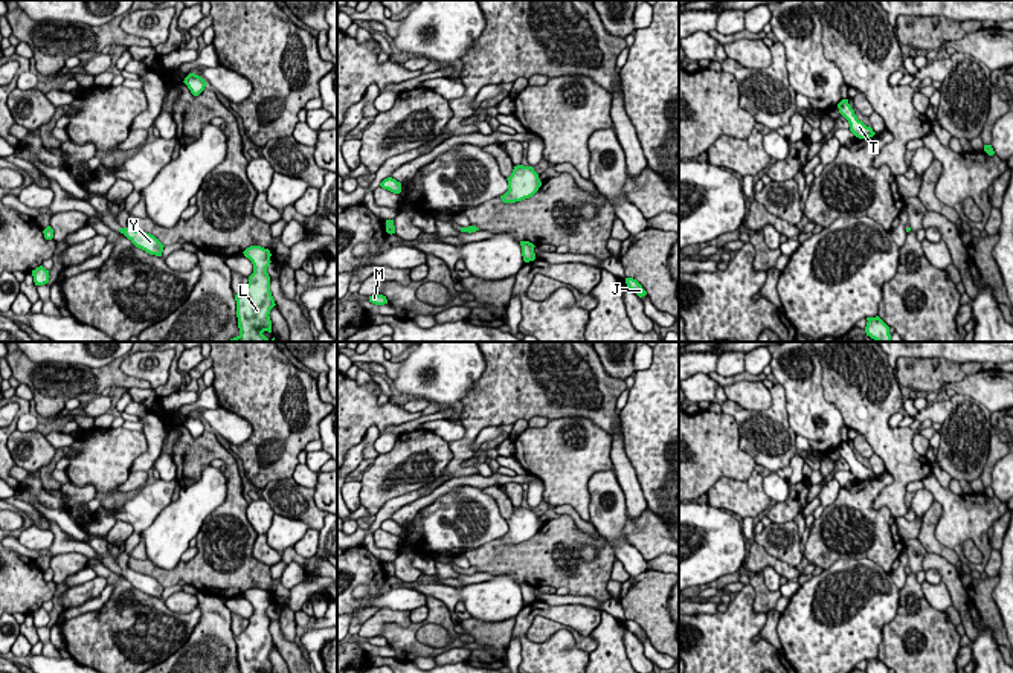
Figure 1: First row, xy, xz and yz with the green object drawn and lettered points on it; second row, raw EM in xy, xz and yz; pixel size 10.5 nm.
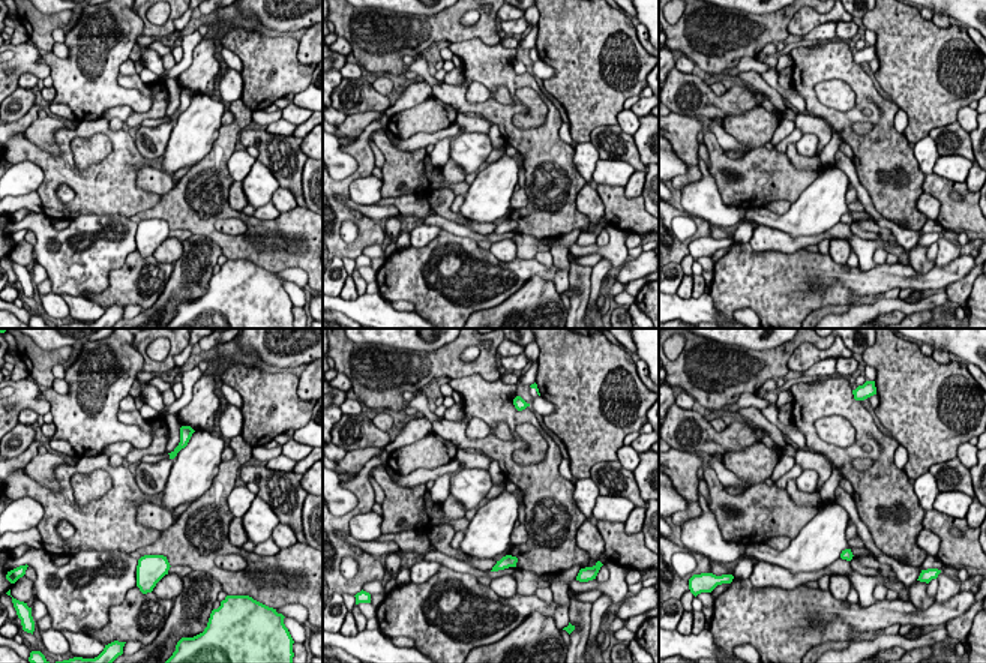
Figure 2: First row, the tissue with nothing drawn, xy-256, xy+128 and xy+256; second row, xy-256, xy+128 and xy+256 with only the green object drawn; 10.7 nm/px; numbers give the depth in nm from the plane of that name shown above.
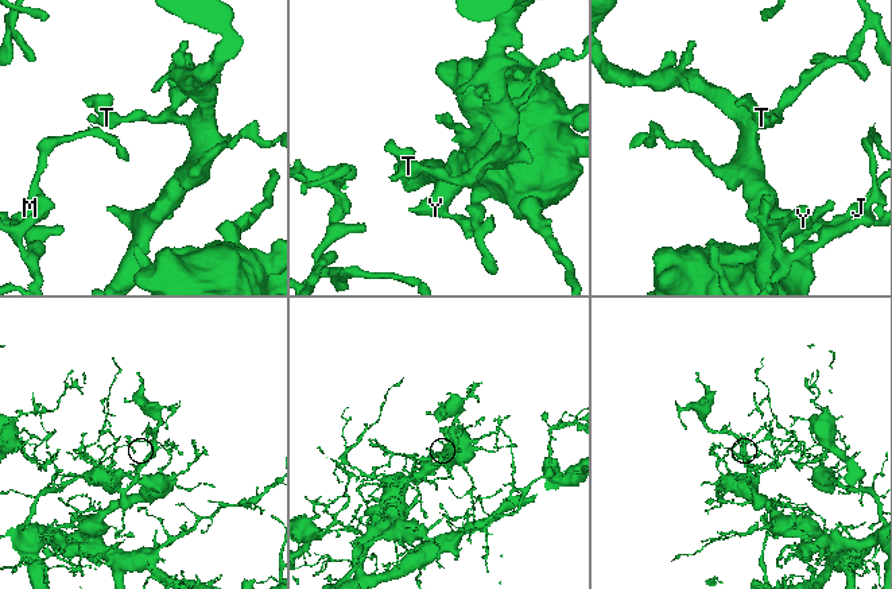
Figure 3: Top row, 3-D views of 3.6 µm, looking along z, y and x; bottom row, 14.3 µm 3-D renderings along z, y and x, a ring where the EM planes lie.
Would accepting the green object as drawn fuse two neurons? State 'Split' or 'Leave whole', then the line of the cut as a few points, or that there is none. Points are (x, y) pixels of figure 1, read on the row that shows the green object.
Leave whole. No split

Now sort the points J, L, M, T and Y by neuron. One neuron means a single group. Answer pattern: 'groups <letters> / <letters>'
groups J L M T Y

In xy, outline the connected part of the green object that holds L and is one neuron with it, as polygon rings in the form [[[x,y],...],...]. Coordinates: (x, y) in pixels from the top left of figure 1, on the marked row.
[[[250,246],[244,252],[253,264],[253,273],[249,276],[249,284],[235,295],[236,317],[240,334],[230,342],[276,342],[269,340],[262,333],[272,333],[270,310],[276,305],[270,291],[270,250],[261,246]]]

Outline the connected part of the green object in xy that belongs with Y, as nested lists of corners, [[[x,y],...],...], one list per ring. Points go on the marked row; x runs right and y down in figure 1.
[[[133,227],[119,229],[136,247],[150,255],[162,256],[163,244],[151,233],[136,230]]]

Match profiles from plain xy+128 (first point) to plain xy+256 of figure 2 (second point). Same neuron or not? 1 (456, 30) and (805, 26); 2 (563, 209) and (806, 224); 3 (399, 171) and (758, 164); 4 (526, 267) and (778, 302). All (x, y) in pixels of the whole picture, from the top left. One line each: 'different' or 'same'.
1: different
2: different
3: same
4: same

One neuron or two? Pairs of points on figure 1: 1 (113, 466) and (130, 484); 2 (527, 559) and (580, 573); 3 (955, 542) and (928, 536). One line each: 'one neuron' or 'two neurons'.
1: two neurons
2: one neuron
3: two neurons

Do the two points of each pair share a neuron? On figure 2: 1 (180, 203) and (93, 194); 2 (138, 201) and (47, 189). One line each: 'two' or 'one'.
1: two
2: one

